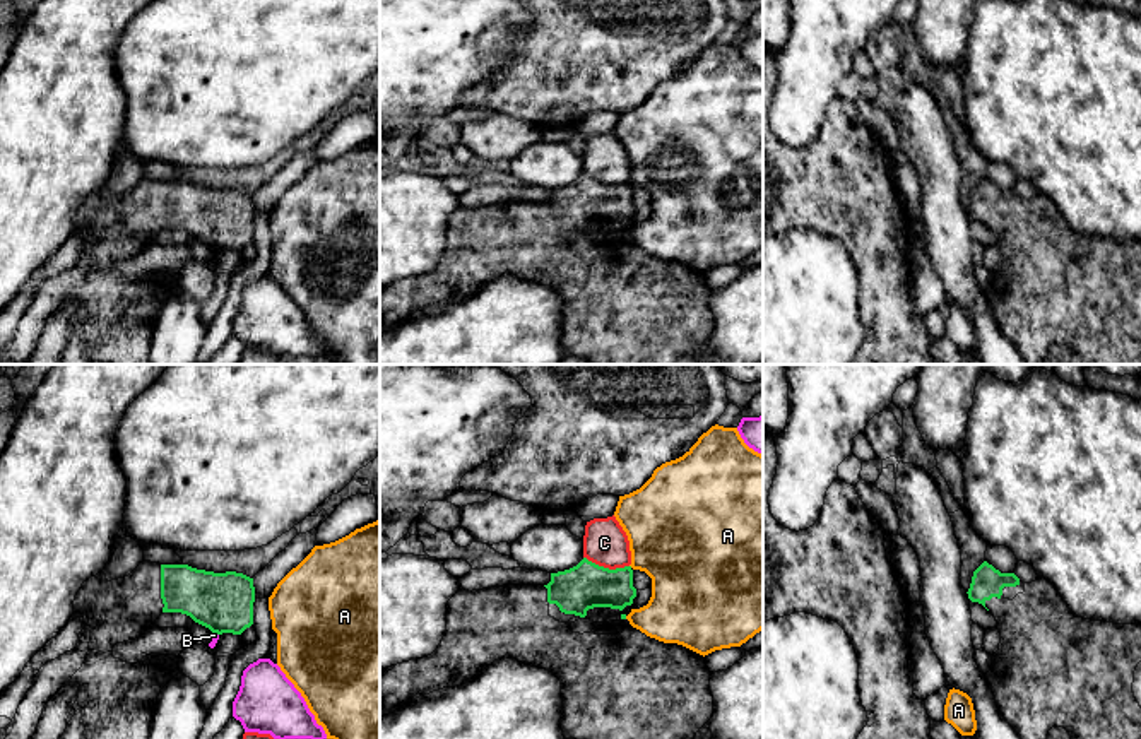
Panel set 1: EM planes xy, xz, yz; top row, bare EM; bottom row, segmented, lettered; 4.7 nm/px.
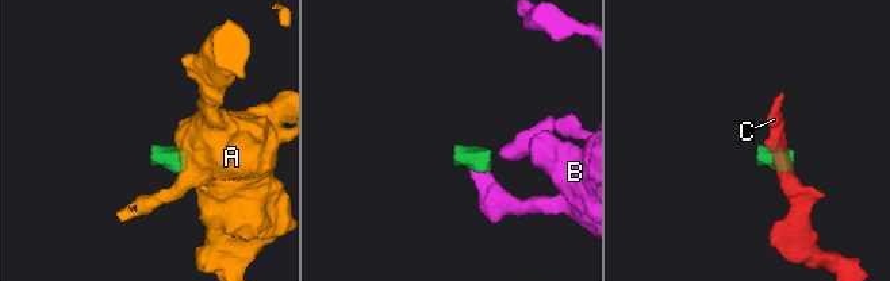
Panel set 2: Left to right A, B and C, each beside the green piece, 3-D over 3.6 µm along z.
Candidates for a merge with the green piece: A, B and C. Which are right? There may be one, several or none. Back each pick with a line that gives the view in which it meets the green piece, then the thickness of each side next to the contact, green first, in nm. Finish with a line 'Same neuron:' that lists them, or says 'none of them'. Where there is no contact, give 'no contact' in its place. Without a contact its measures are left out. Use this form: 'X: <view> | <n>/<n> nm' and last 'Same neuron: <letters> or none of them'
Same neuron: none of them

